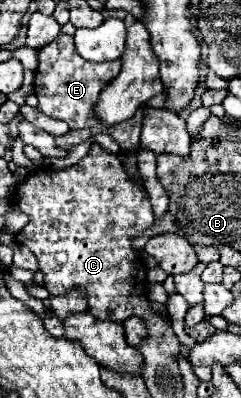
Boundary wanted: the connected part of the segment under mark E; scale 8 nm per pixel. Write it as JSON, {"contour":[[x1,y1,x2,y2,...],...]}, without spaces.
{"contour":[[61,34,39,50,39,66,35,70,35,96,39,98,37,108,47,116,65,120,71,130,93,126,93,104,119,70,121,60,105,64,89,64,87,60,81,60,73,48,73,36]]}

